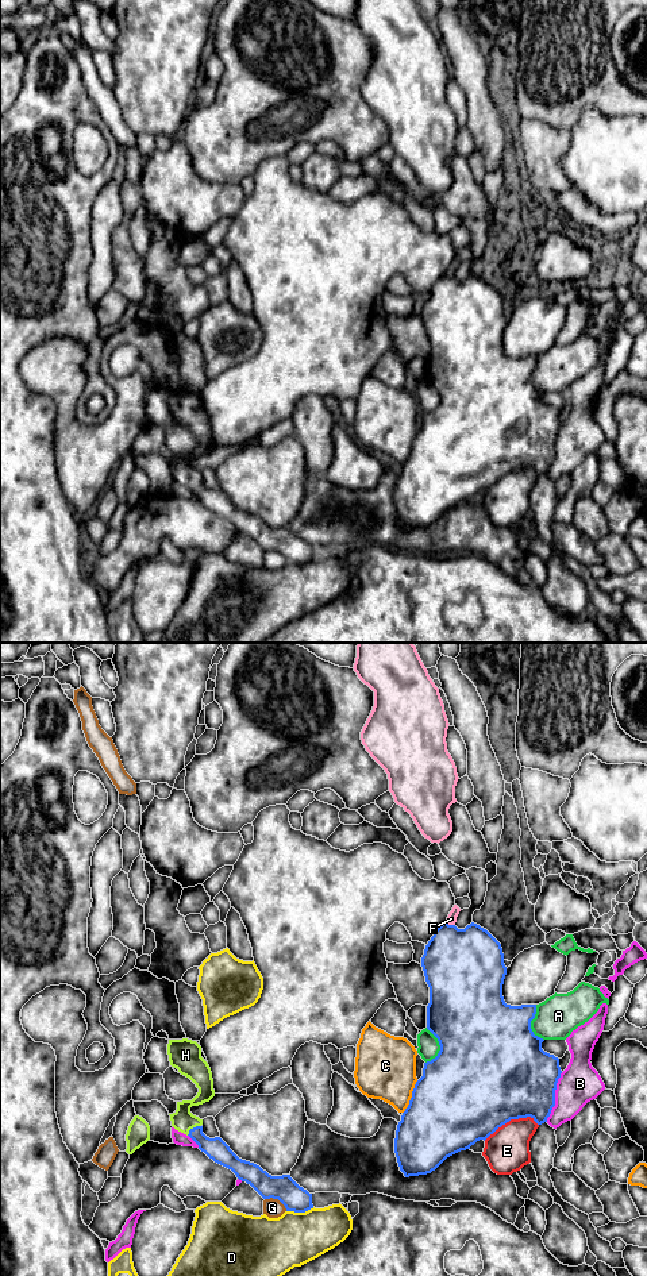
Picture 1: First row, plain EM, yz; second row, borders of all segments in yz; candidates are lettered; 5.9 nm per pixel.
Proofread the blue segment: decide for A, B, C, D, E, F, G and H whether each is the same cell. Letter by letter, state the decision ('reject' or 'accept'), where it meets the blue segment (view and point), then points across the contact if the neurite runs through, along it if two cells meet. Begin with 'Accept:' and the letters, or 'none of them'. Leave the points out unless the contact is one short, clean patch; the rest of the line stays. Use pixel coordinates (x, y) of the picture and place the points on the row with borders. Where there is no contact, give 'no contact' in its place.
Accept: H
A: reject; contact yz (530, 1024)
B: reject; contact yz (554, 1097)
C: reject; contact yz (412, 1097)
D: reject; contact yz (300, 1211)
E: reject; contact yz (511, 1118)
F: reject; contact yz (450, 925)
G: reject; contact yz (277, 1198)
H: accept; contact yz (192, 1129); way yz (215, 1148), (210, 1147), (192, 1129), (183, 1120)

